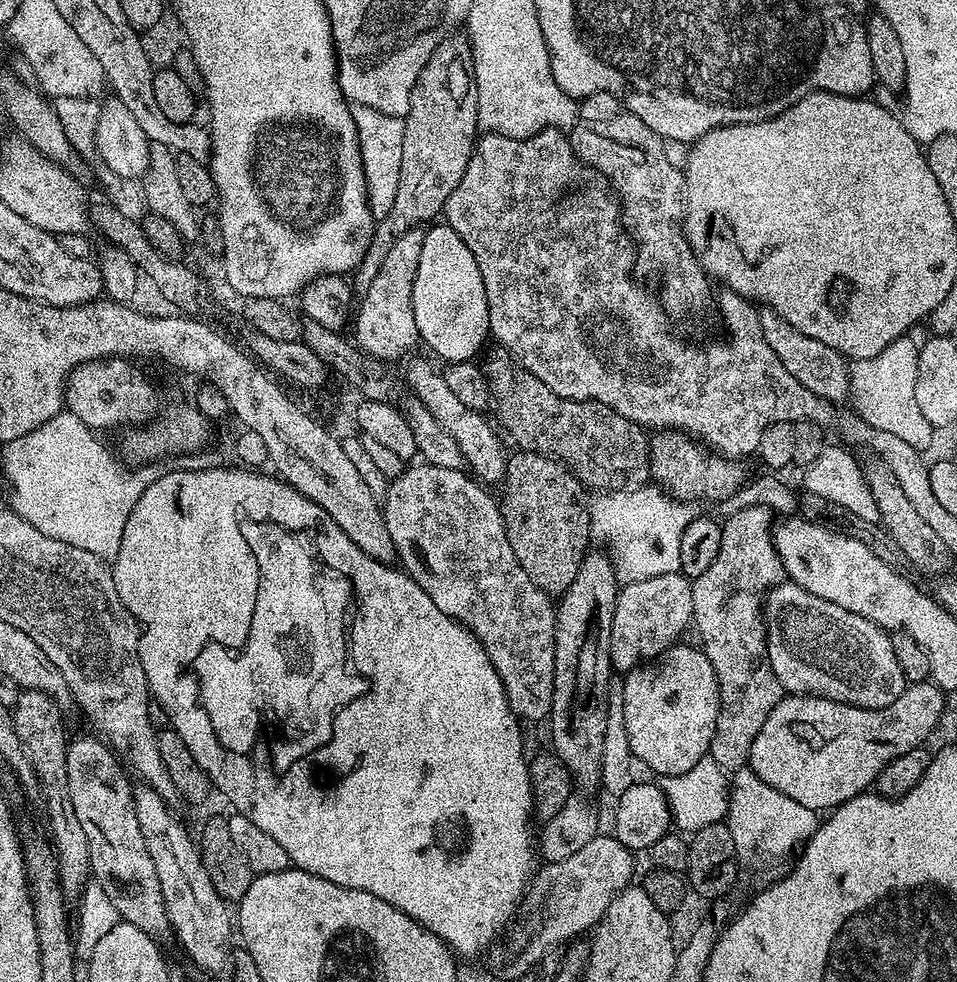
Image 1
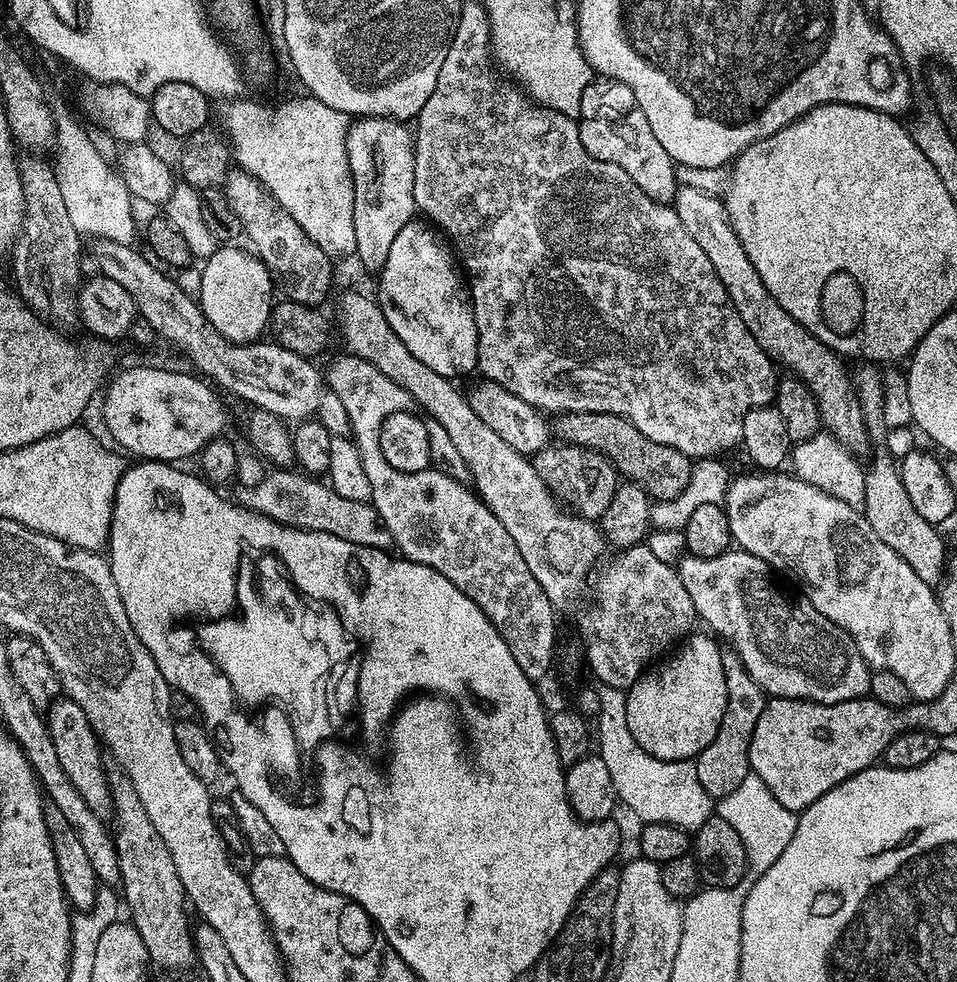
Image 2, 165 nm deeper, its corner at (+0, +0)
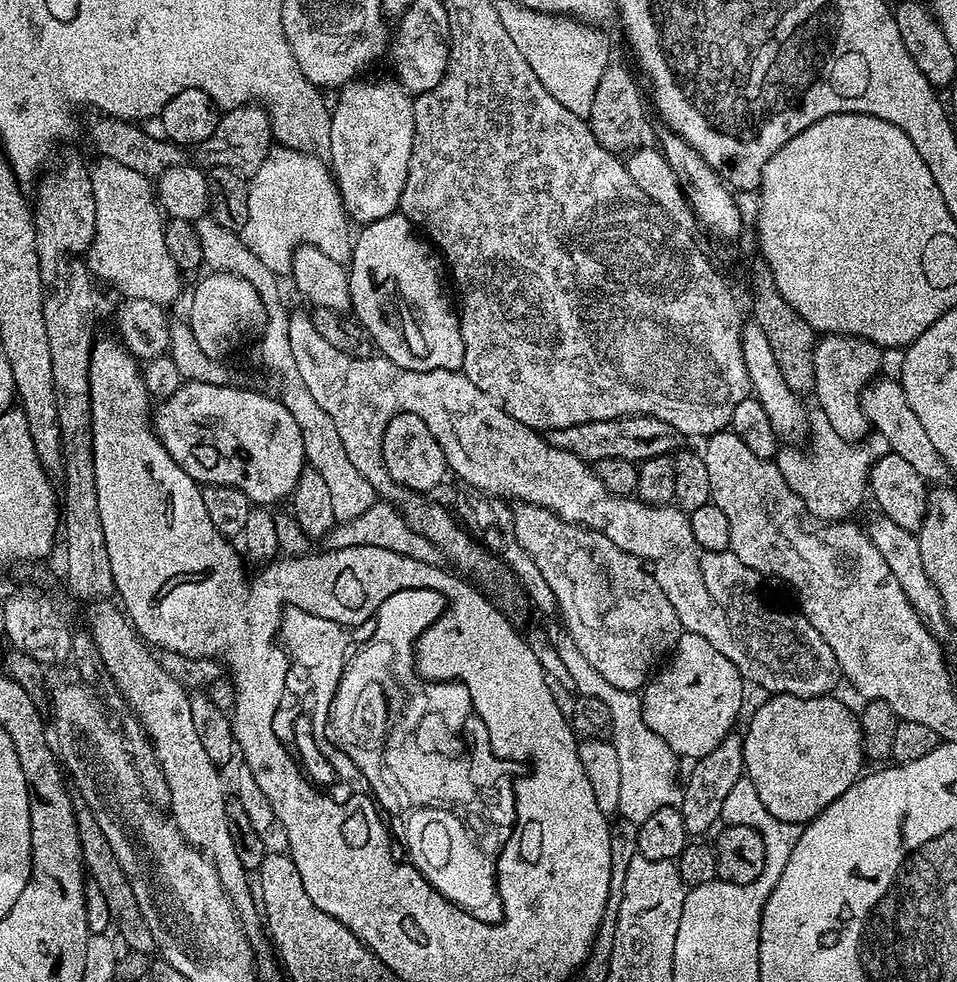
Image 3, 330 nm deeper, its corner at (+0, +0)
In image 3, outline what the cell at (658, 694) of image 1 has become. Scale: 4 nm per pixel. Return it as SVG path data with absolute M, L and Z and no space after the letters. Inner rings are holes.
M682 632L663 667L642 689L644 720L675 756L683 759L685 756L688 762L701 760L735 729L732 727L744 704L746 681L726 654L714 650L702 634L693 632Z

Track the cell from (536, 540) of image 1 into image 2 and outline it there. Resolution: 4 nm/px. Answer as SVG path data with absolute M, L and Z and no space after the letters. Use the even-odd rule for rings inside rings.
M549 446L531 457L531 462L538 478L542 478L552 495L565 508L590 521L599 521L606 506L610 506L610 498L614 498L616 493L617 470L601 452L591 452L588 448L575 446Z

